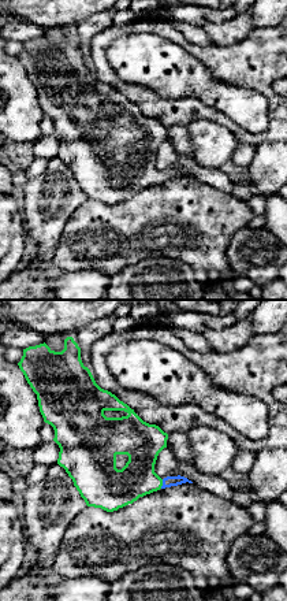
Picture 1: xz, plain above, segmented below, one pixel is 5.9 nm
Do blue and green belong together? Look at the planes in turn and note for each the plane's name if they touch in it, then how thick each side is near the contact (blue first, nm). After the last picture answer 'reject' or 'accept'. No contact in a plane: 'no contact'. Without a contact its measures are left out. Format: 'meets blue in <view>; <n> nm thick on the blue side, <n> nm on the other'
meets blue in xz; 60 nm thick on the blue side, 220 nm on the other

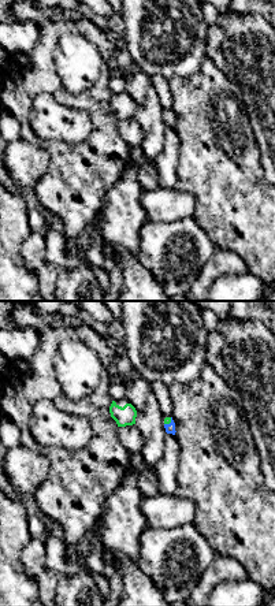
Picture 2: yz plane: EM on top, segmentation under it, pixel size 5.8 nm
meets blue in yz; 60 nm thick on the blue side, 50 nm on the other

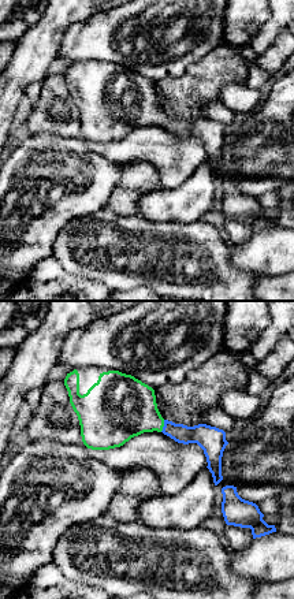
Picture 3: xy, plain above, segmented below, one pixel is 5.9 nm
meets blue in xy; 140 nm thick on the blue side, 340 nm on the other

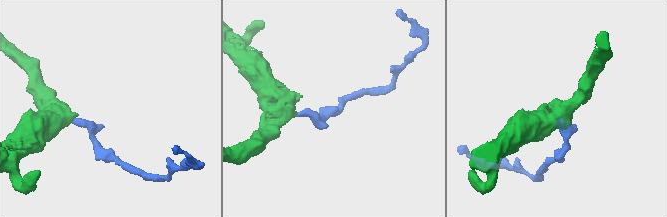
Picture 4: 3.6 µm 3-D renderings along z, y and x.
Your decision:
accept

